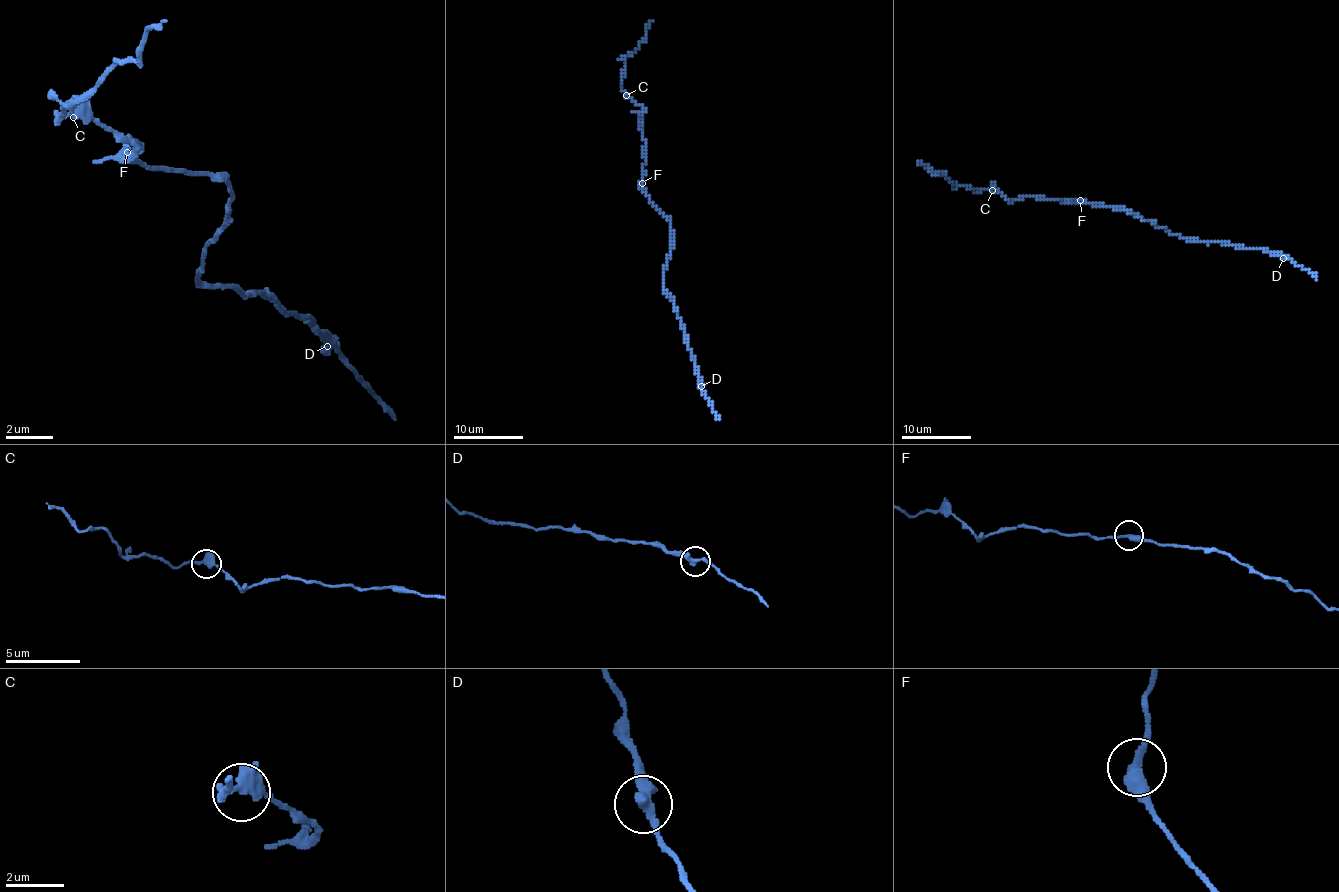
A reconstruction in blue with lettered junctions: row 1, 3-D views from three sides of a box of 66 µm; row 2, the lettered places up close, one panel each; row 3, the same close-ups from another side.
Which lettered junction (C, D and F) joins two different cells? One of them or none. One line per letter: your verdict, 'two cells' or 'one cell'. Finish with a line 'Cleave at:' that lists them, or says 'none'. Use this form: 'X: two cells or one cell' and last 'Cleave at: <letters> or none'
C: one cell
D: one cell
F: one cell
Cleave at: none

